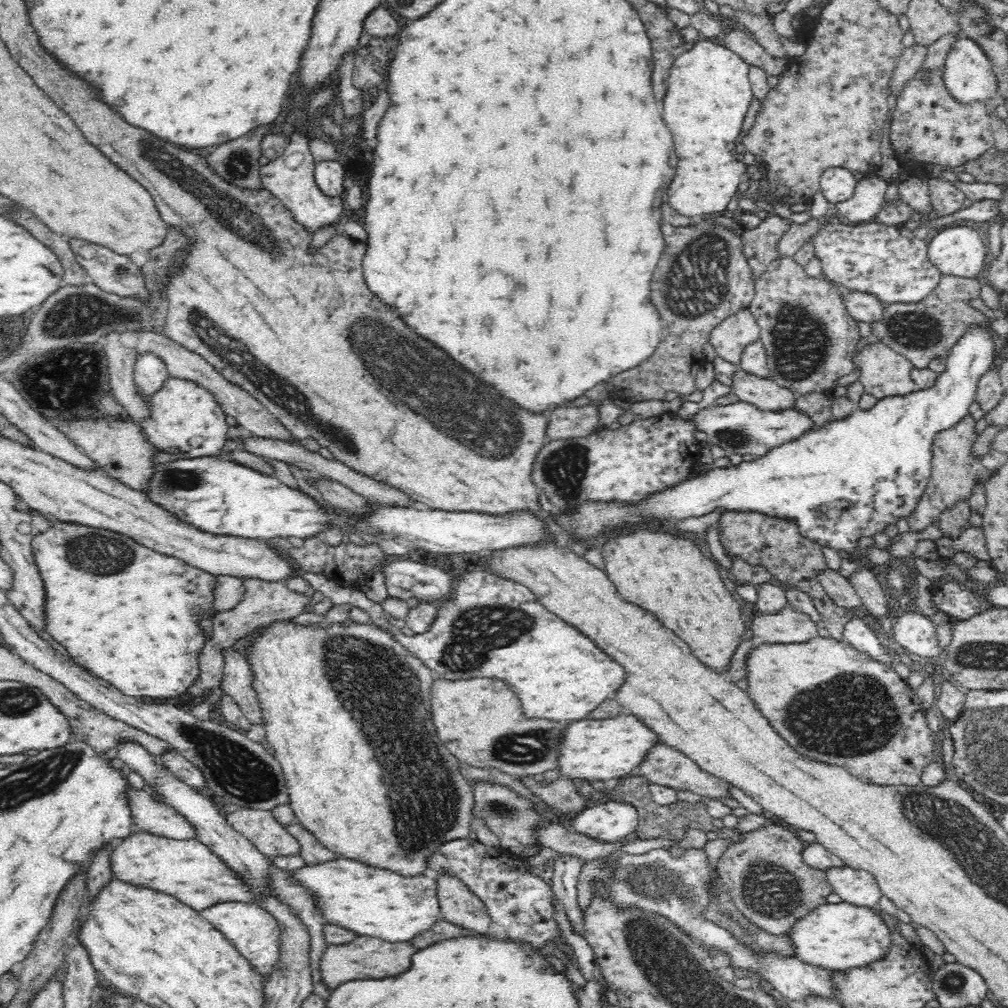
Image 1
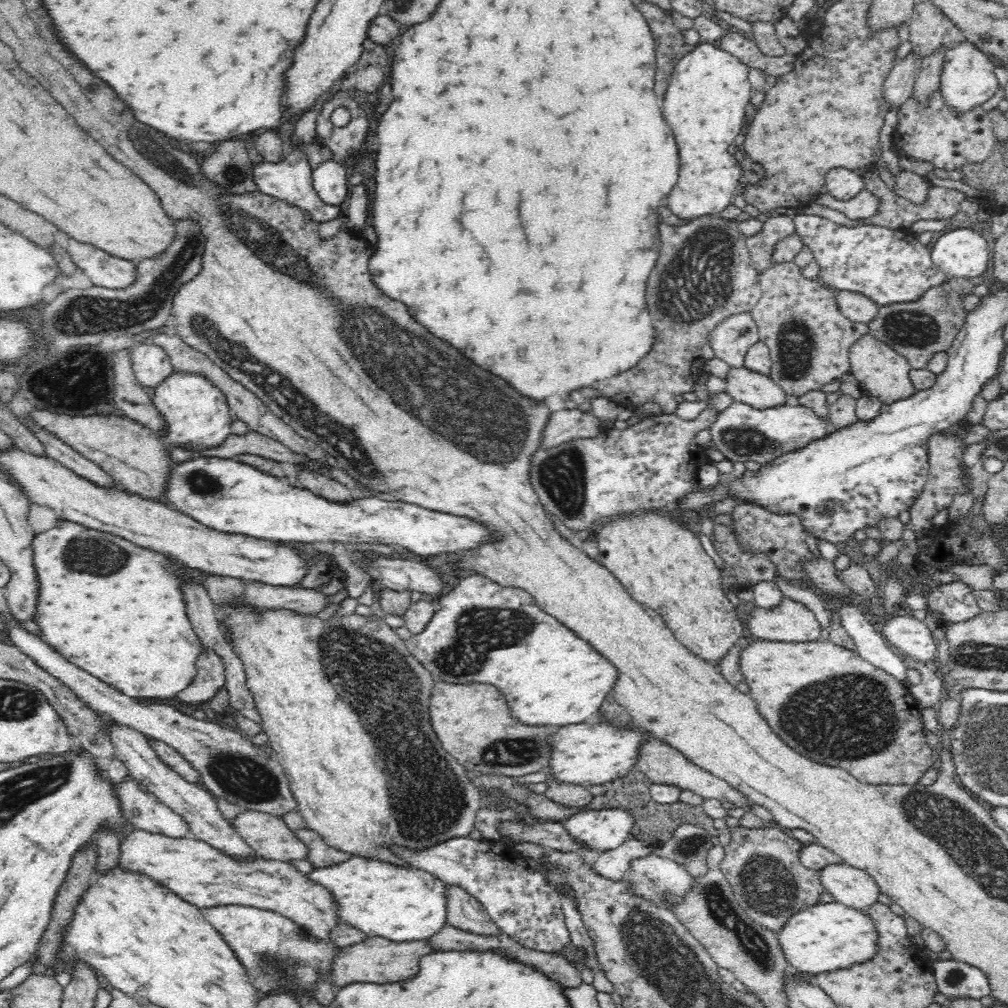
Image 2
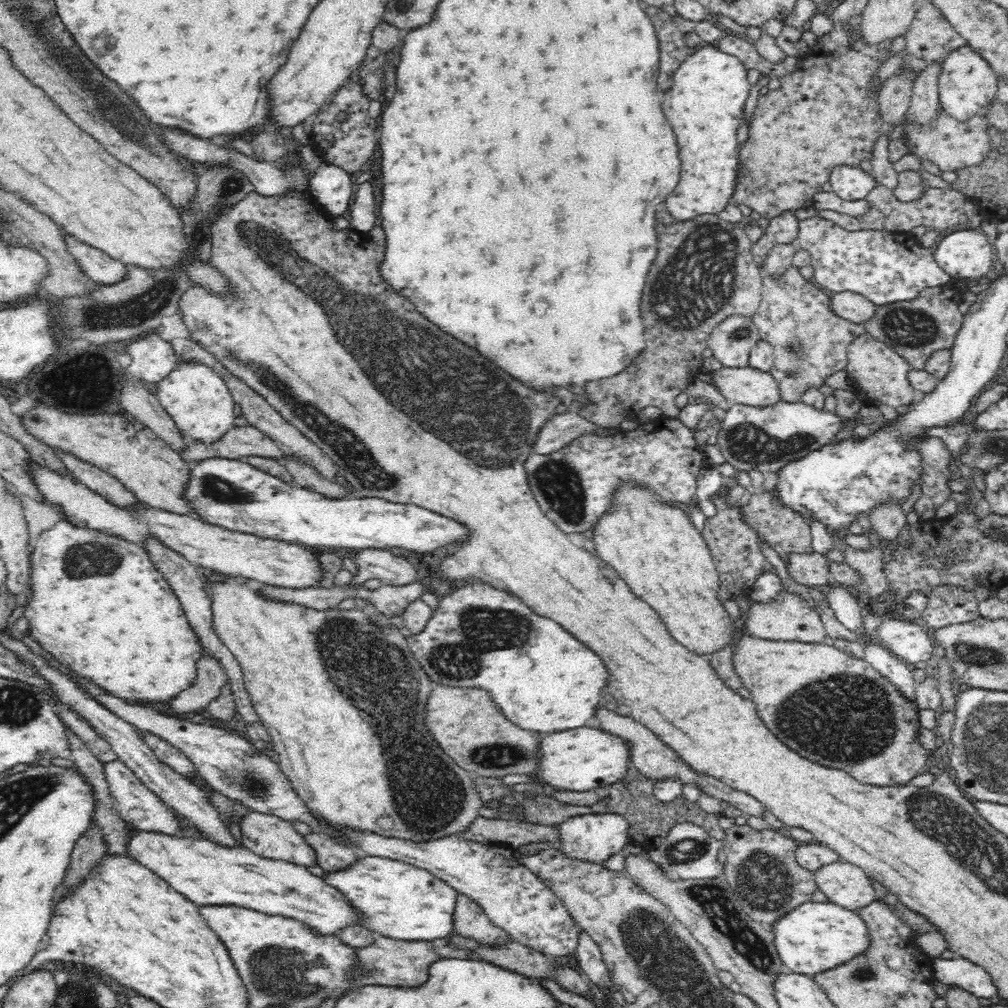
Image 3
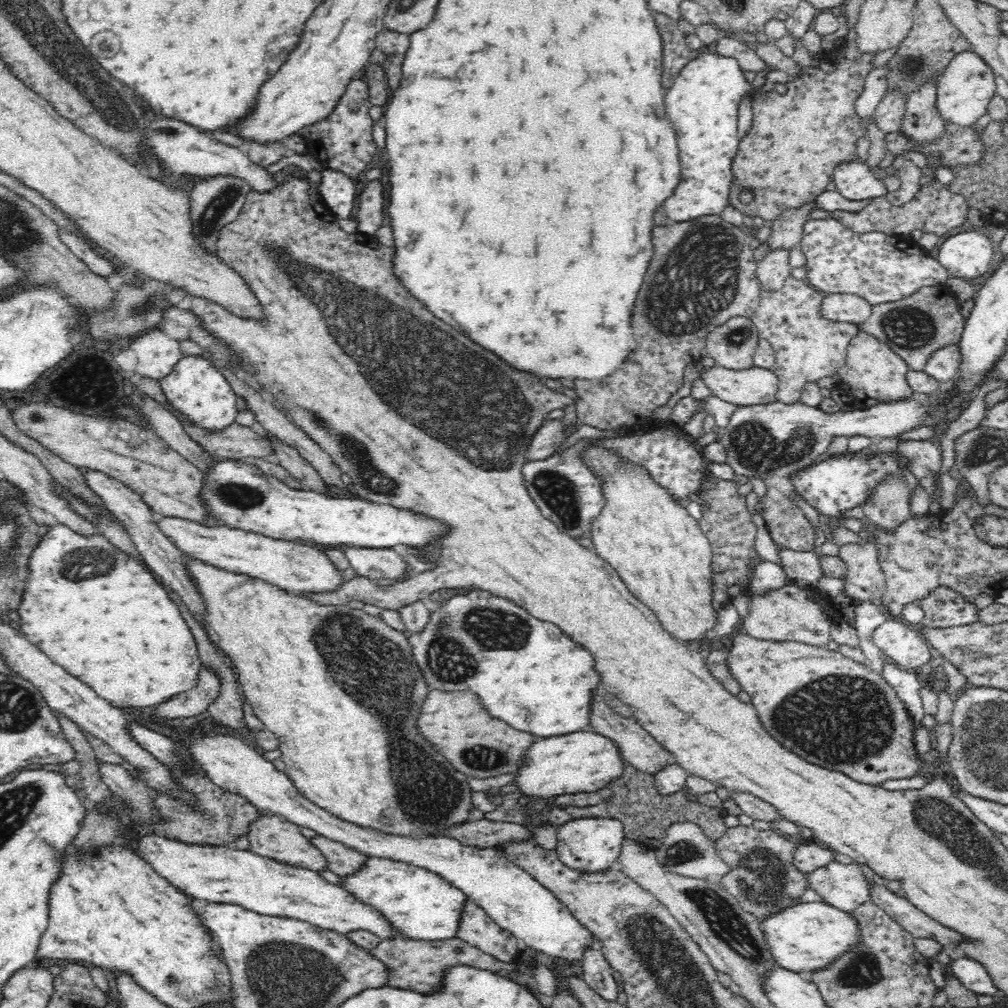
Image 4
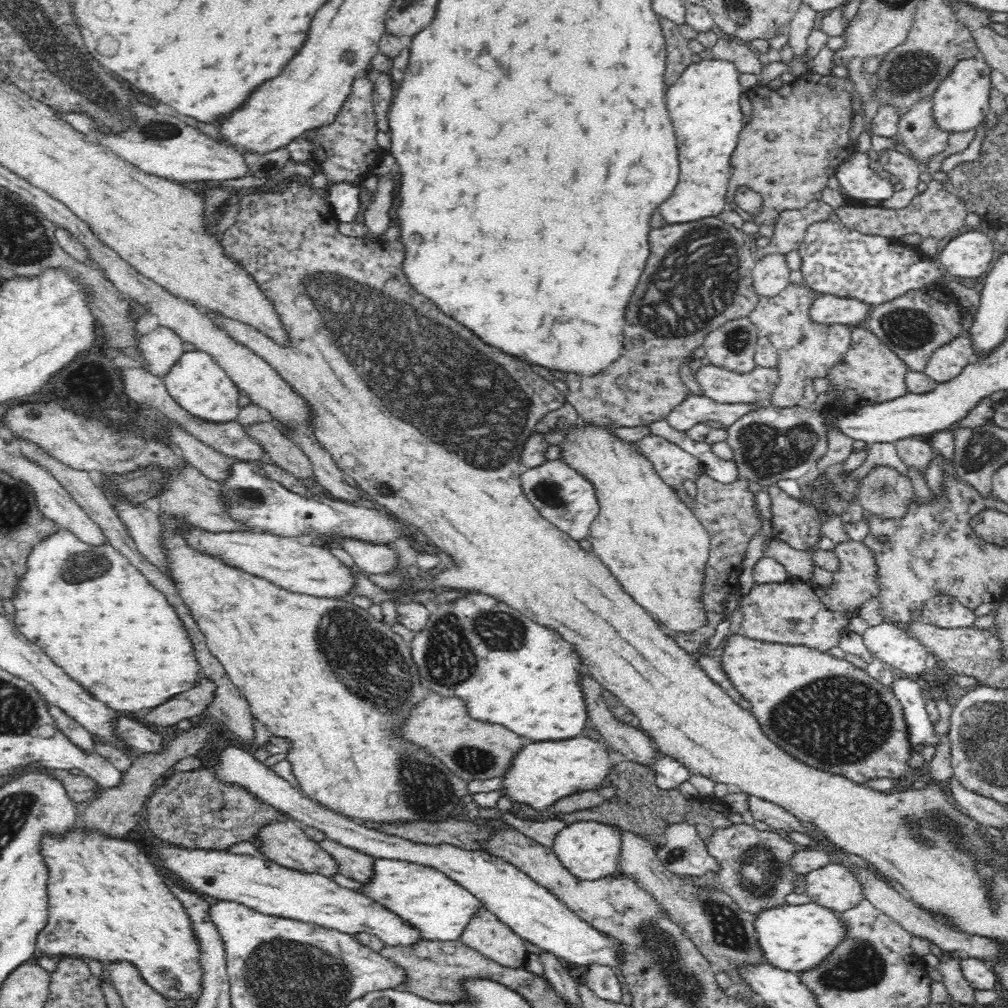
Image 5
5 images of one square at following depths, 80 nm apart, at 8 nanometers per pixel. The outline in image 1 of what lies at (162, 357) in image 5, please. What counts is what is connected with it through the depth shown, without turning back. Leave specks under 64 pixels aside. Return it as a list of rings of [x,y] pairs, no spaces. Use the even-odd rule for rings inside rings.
[[[151,354],[137,356],[133,381],[137,391],[146,399],[160,390],[168,378],[164,363]]]

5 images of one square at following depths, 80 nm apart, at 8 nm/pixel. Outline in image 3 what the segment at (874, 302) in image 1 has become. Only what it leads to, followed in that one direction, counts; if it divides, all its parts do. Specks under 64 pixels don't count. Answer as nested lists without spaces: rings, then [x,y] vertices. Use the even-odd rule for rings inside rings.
[[[844,291],[830,294],[834,312],[850,322],[868,322],[876,312],[877,306],[860,293]]]

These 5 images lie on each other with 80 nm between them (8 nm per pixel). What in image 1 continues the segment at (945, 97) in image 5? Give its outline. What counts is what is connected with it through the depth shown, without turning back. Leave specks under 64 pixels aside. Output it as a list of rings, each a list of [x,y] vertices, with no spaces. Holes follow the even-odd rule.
[[[965,36],[948,52],[943,77],[946,87],[960,103],[998,97],[990,59],[976,42]]]

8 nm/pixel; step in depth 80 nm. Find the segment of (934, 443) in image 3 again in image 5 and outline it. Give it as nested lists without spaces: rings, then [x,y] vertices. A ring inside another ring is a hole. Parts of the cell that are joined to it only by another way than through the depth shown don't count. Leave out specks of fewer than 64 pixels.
[[[908,437],[895,442],[898,457],[908,466],[918,470],[920,476],[926,479],[926,470],[930,466],[930,462],[940,459],[940,455],[935,451],[935,448],[929,441],[915,440],[913,437]]]

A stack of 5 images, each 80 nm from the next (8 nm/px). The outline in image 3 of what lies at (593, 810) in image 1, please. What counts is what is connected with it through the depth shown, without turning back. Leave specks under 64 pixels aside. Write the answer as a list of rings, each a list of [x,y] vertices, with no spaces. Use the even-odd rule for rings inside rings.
[[[621,813],[586,814],[573,816],[561,822],[560,842],[558,848],[570,856],[586,859],[594,863],[606,862],[628,843],[629,819]]]

